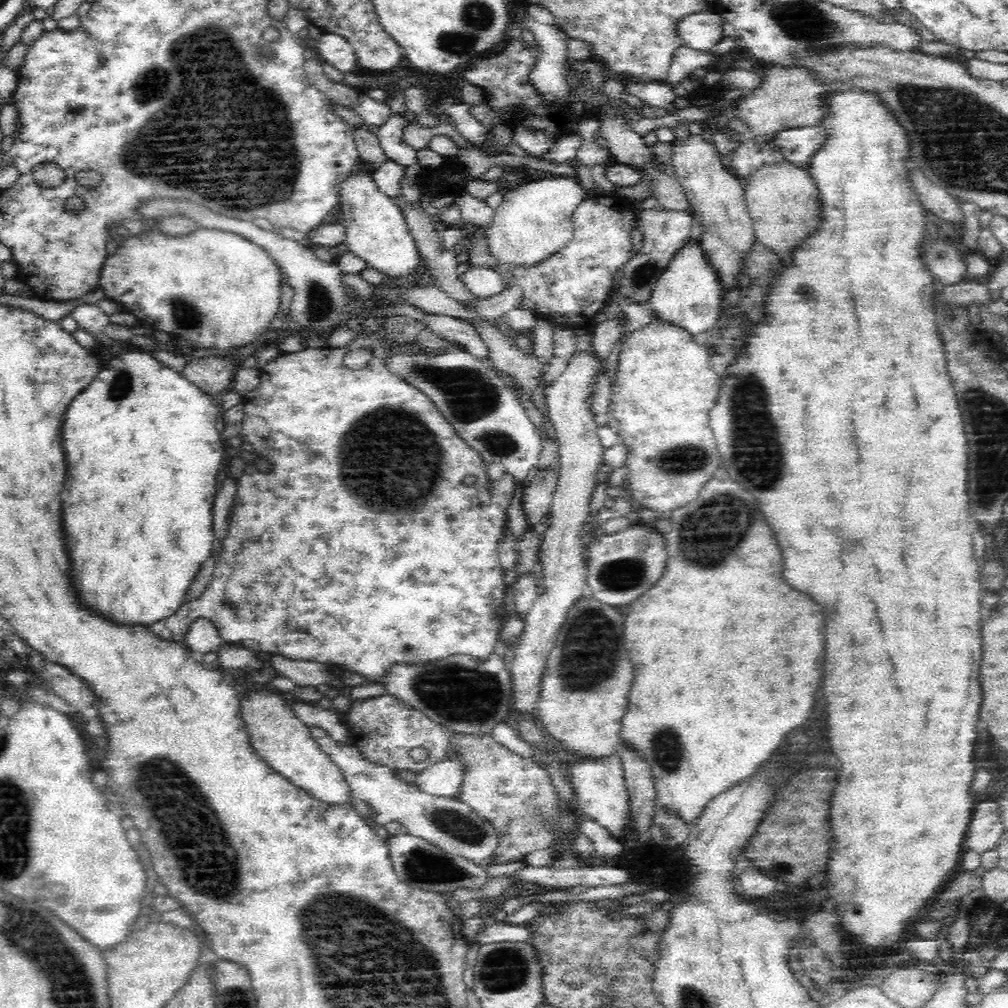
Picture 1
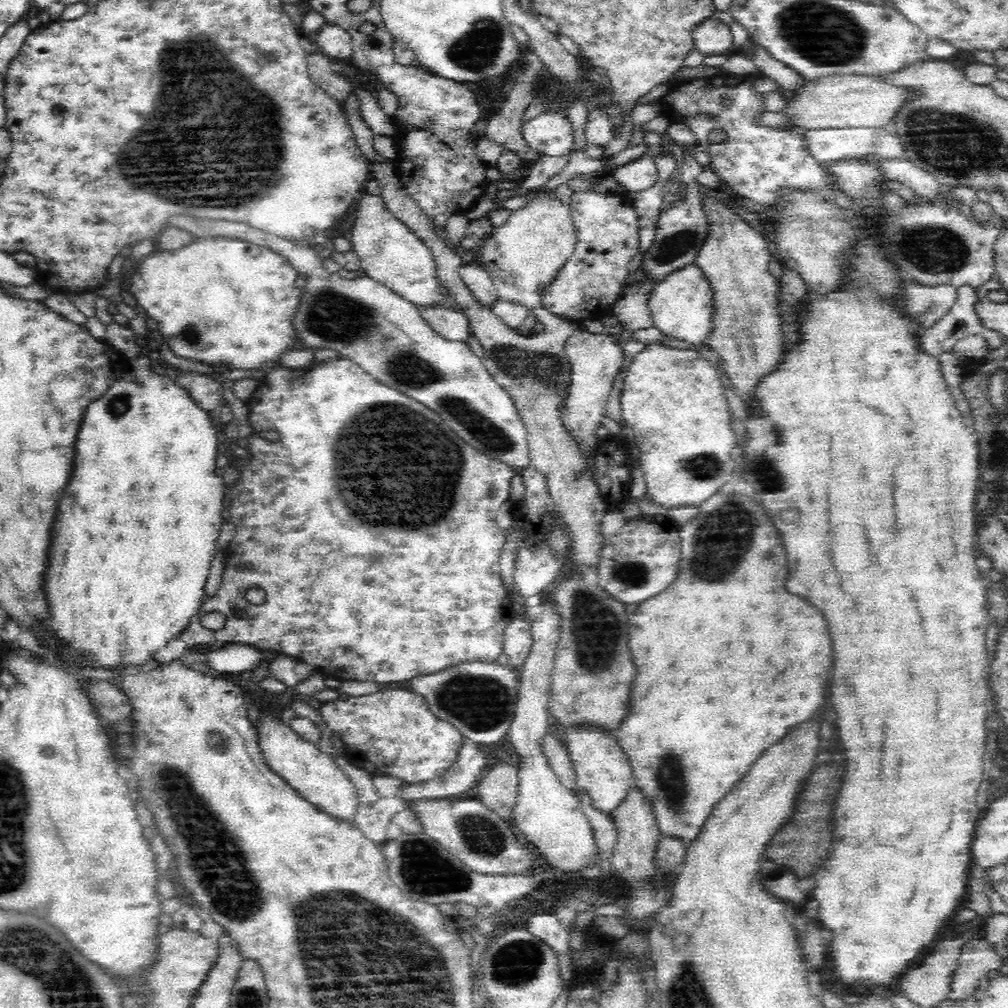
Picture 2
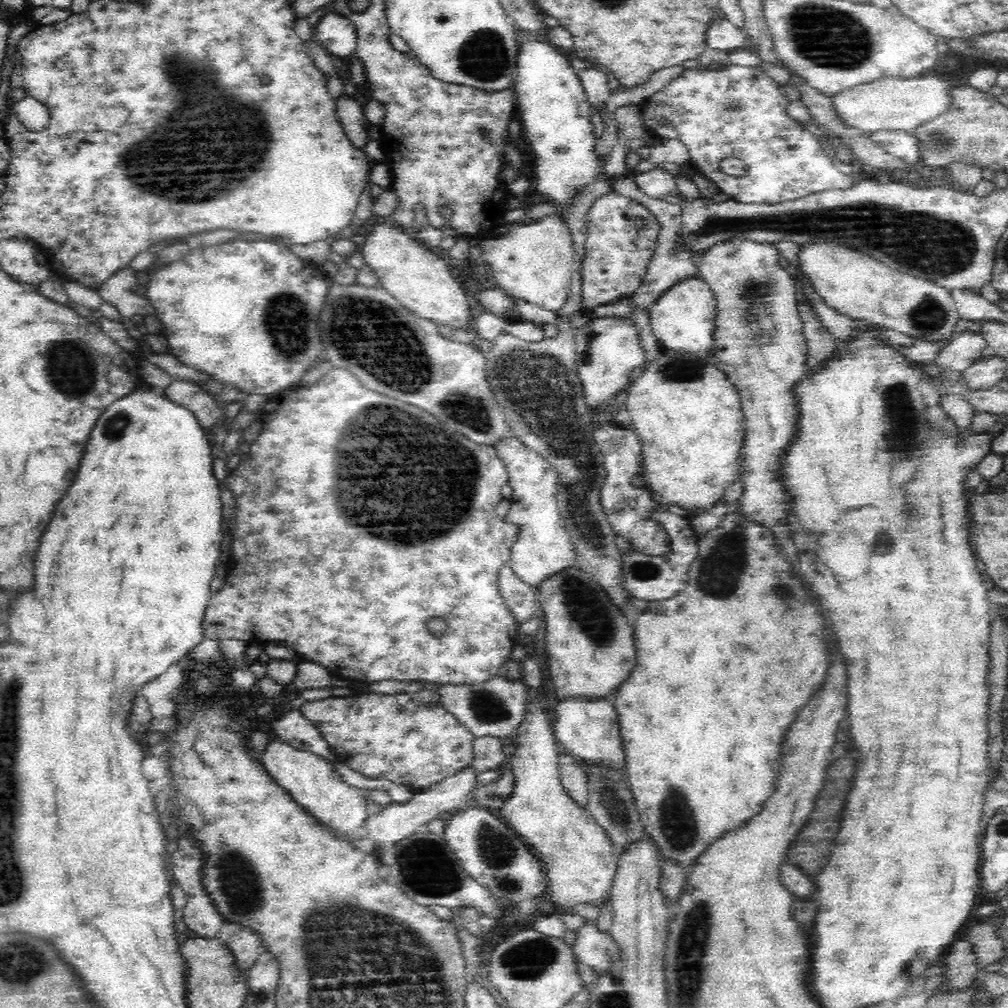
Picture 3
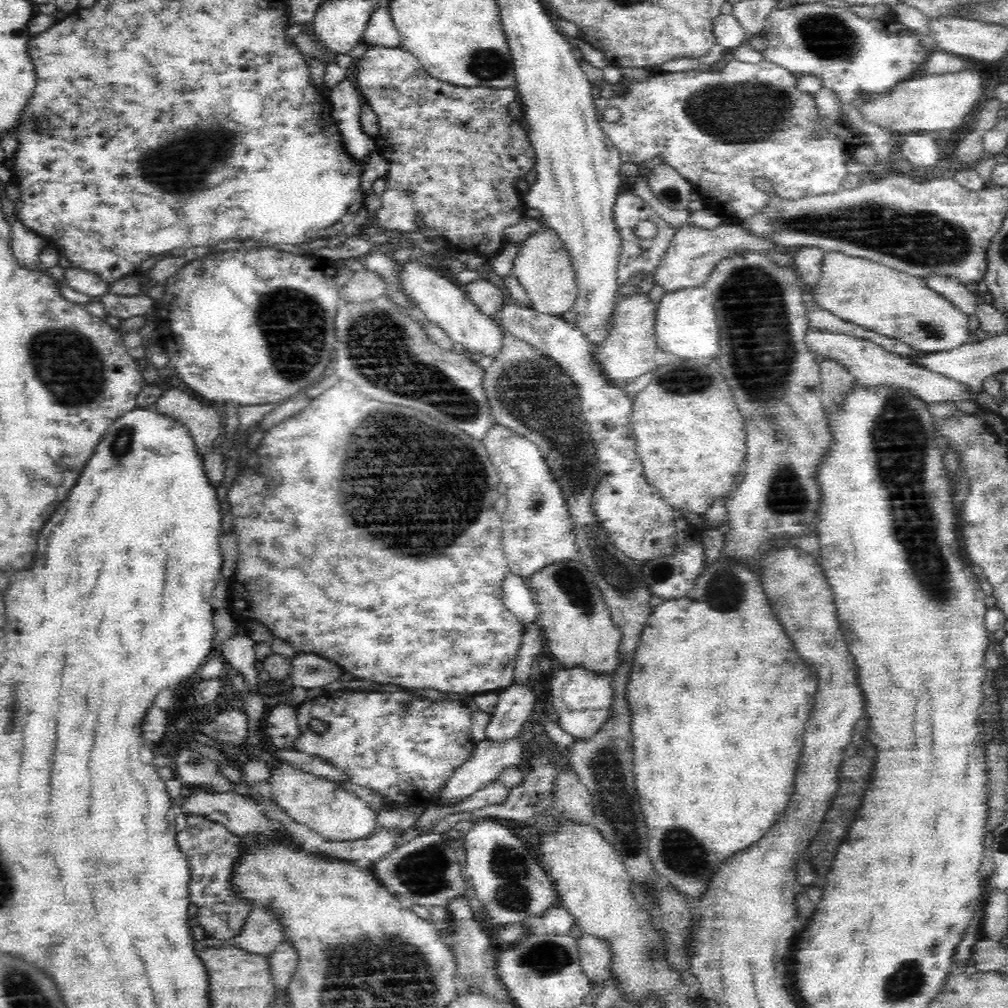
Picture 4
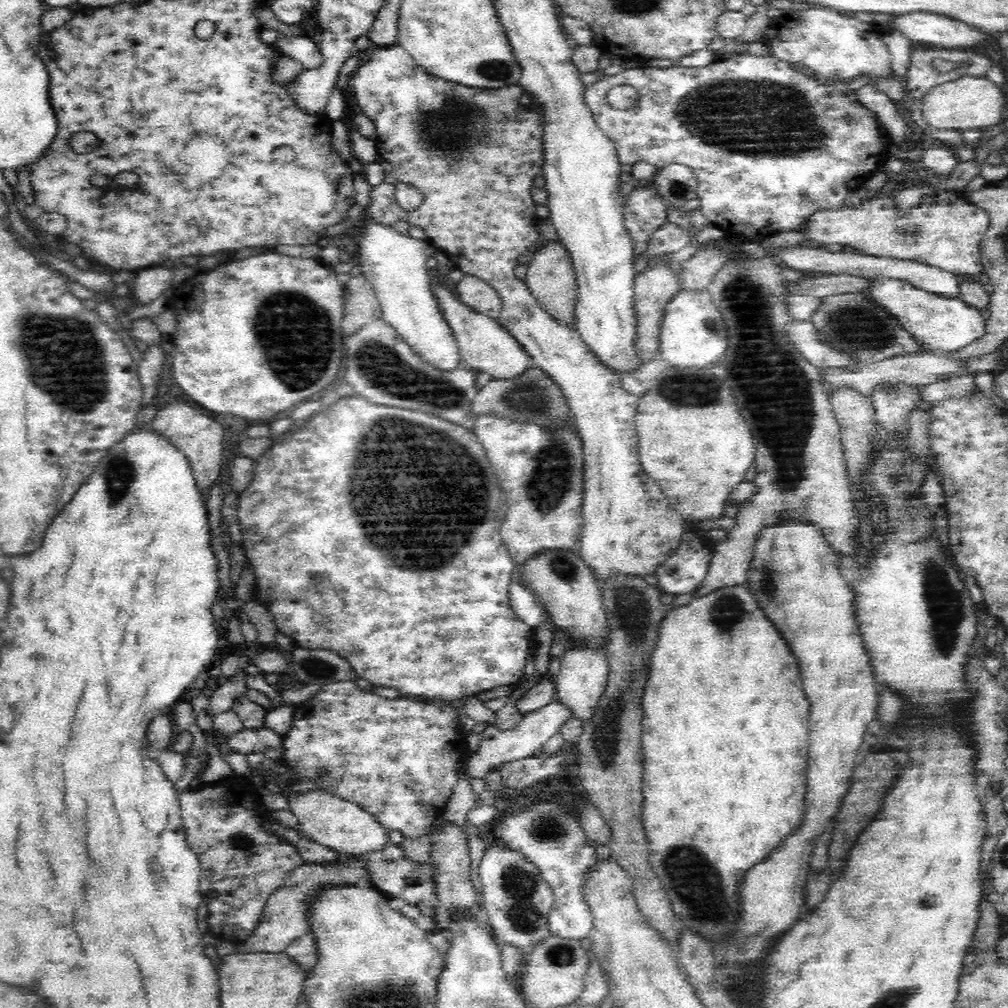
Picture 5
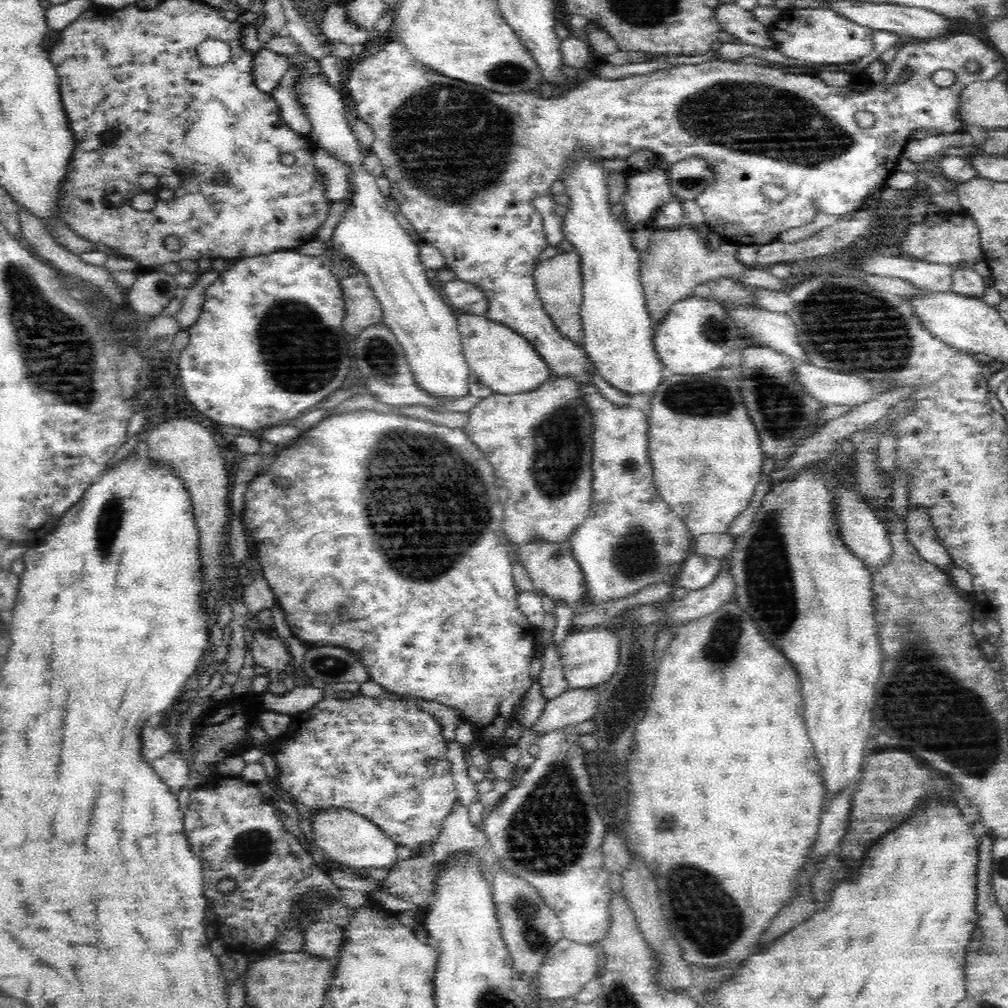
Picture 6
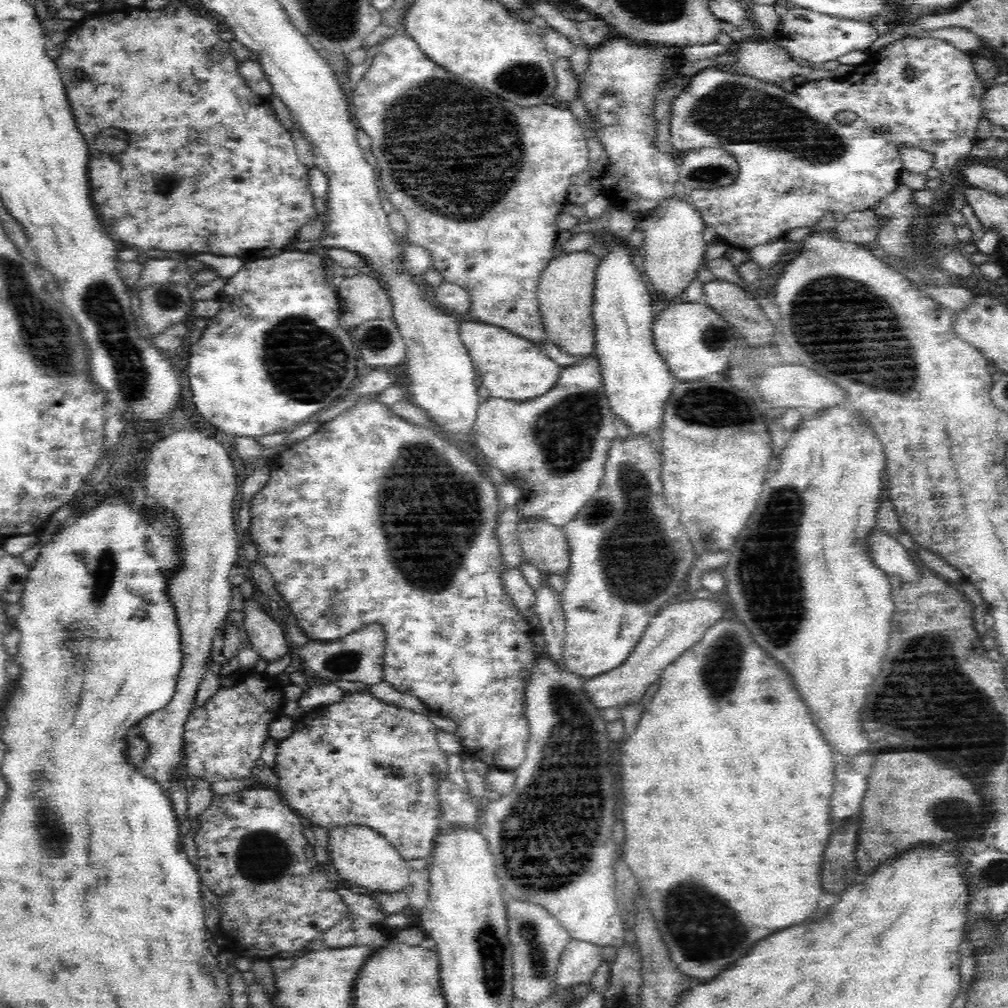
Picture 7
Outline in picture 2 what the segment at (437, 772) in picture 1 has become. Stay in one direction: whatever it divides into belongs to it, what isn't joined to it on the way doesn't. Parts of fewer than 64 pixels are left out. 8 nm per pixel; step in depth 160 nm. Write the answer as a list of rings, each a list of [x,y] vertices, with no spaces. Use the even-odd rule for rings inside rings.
[[[464,740],[456,760],[442,774],[422,782],[407,784],[398,792],[398,798],[448,799],[465,796],[473,791],[481,774],[486,770],[486,755],[478,744]]]

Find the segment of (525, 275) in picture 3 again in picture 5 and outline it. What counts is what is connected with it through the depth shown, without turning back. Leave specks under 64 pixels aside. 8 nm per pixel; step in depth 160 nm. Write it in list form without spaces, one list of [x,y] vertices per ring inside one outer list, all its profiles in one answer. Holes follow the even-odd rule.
[[[549,240],[538,252],[534,251],[532,260],[527,262],[528,270],[524,280],[525,285],[529,288],[529,292],[538,301],[540,308],[554,317],[558,322],[568,323],[568,325],[572,325],[575,322],[575,306],[577,302],[577,282],[575,281],[575,272],[572,263],[569,252],[564,248],[564,245],[560,241]]]

